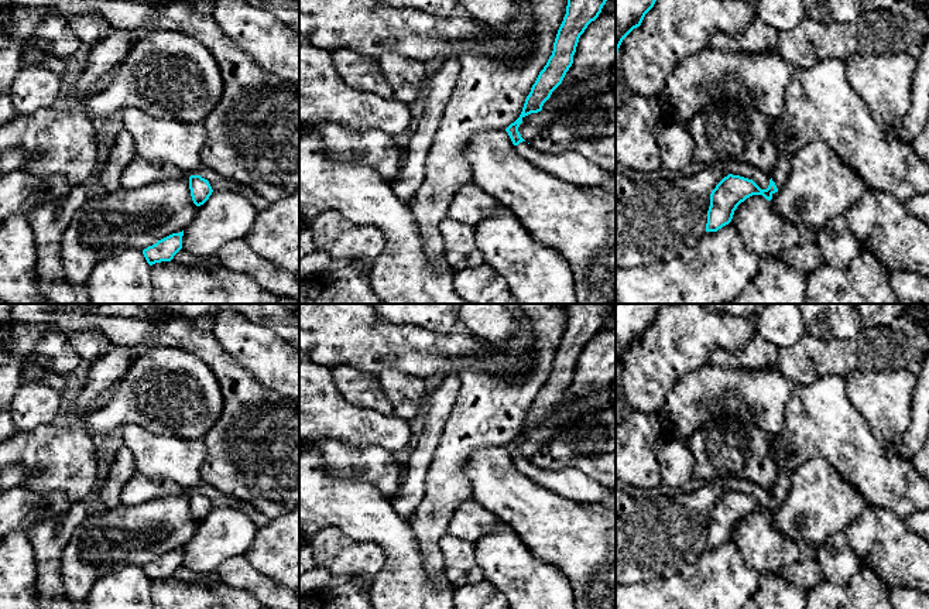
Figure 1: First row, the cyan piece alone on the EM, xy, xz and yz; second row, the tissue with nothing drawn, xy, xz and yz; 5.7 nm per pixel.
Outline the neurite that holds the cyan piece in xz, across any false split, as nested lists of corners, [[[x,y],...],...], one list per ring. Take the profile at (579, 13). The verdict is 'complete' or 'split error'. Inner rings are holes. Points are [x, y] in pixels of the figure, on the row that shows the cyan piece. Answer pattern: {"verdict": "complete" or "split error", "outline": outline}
{"verdict": "split error", "outline": [[[568,0],[566,14],[558,30],[552,55],[532,85],[520,117],[511,123],[505,131],[515,146],[515,151],[545,172],[575,184],[600,187],[616,192],[614,174],[606,172],[583,155],[572,151],[563,154],[537,151],[518,131],[522,119],[531,113],[541,112],[544,103],[562,83],[573,64],[573,55],[580,35],[587,25],[599,17],[606,1],[607,0]]]}

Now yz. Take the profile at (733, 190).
{"verdict": "split error", "outline": [[[792,157],[779,158],[769,179],[767,189],[761,189],[753,179],[729,174],[710,194],[706,232],[717,232],[729,225],[737,206],[753,195],[762,195],[771,201],[786,182],[791,174]]]}

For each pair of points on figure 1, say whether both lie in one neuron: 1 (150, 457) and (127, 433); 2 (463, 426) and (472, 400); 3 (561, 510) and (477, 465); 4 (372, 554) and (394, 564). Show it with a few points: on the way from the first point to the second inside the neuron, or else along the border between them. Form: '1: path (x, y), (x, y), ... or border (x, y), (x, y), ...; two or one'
1: path (146, 451), (133, 438); one
2: path (469, 420), (470, 406); one
3: path (540, 510), (531, 510), (520, 503), (499, 483); one
4: border (356, 540), (381, 551), (372, 580); two

